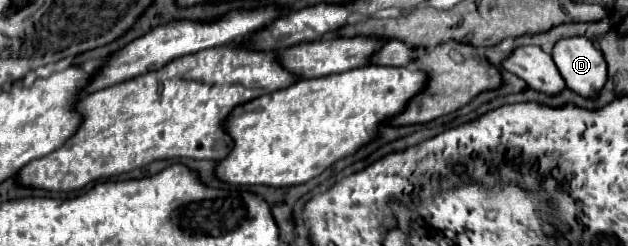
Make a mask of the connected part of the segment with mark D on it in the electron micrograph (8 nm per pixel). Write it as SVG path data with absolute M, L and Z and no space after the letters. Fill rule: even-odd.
M561 37L553 47L553 61L567 87L593 97L607 81L607 65L599 47L585 37Z

